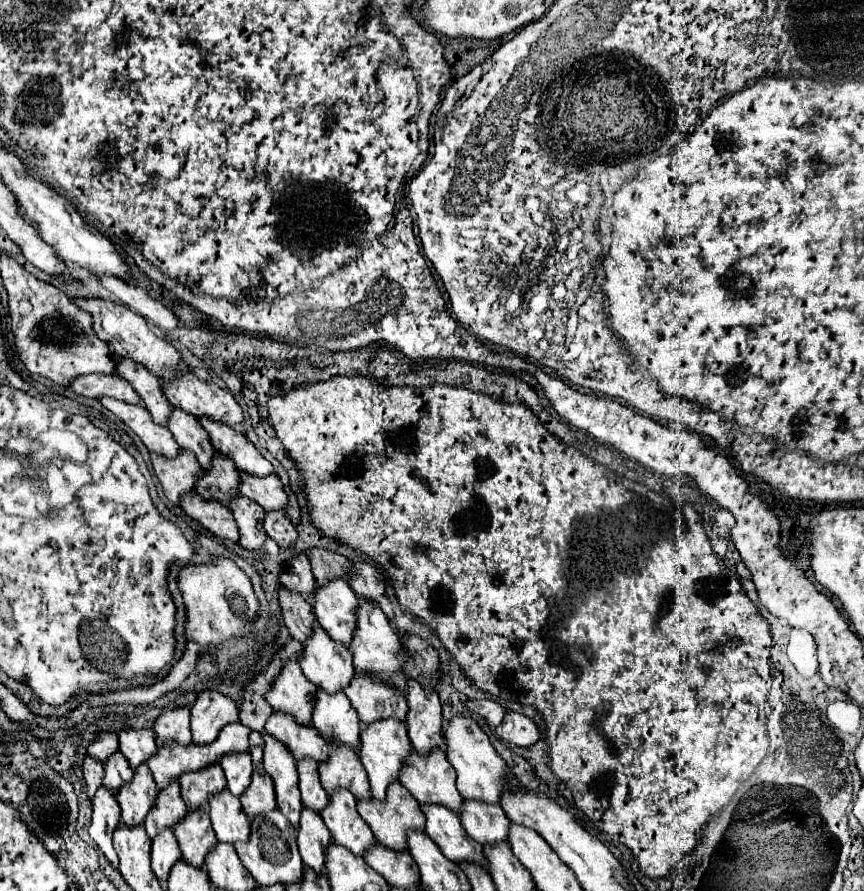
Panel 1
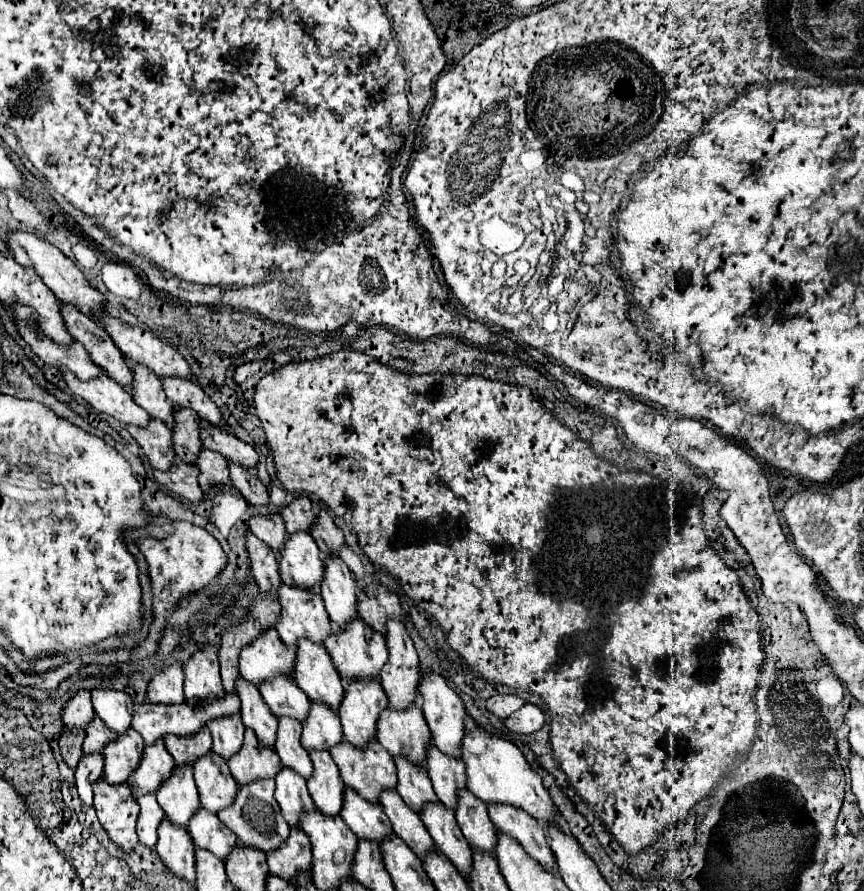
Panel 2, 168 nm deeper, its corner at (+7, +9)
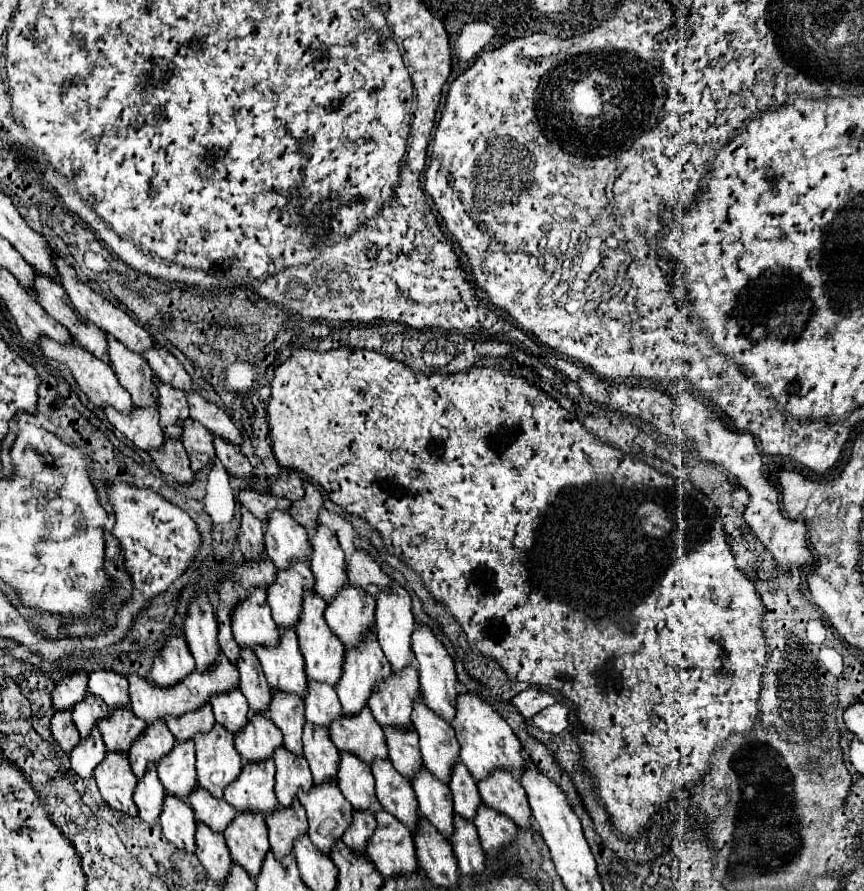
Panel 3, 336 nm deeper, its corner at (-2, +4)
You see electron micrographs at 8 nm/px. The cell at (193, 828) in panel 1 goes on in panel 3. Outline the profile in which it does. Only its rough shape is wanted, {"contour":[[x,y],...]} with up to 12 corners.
{"contour":[[193,741],[157,765],[167,795],[187,801],[199,787]]}

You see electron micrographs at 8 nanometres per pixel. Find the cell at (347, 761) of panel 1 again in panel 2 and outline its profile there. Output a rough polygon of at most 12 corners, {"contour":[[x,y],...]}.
{"contour":[[310,704],[302,746],[330,750],[342,742],[336,710]]}

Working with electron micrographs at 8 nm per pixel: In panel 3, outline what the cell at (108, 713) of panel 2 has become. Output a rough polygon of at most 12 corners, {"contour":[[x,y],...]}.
{"contour":[[113,671],[89,675],[89,693],[109,709],[129,705],[129,681]]}

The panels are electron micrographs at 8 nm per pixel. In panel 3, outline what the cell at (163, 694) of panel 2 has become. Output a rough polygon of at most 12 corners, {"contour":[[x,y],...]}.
{"contour":[[171,637],[155,657],[151,679],[173,687],[195,669],[183,637]]}

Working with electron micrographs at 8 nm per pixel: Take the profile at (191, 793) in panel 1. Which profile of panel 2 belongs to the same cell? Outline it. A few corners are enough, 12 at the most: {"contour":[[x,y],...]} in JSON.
{"contour":[[210,730],[166,736],[176,764],[194,764],[212,750]]}

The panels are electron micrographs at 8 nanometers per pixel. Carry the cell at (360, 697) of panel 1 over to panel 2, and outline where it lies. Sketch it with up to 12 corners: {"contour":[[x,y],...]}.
{"contour":[[362,618],[324,640],[344,680],[376,676],[384,636]]}

